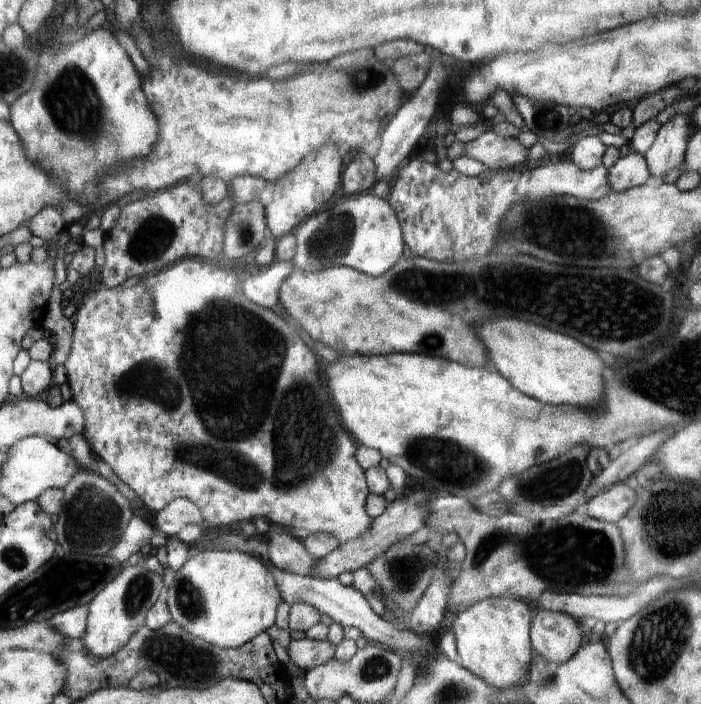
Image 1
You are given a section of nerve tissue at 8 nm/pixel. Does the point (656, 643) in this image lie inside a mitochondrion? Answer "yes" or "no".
yes

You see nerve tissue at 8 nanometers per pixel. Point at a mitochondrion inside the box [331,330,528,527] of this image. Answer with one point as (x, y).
(464, 468)

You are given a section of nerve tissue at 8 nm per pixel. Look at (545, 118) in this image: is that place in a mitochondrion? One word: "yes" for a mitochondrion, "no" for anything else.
yes

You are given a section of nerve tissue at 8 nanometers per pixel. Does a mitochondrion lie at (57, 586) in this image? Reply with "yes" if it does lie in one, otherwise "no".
yes

